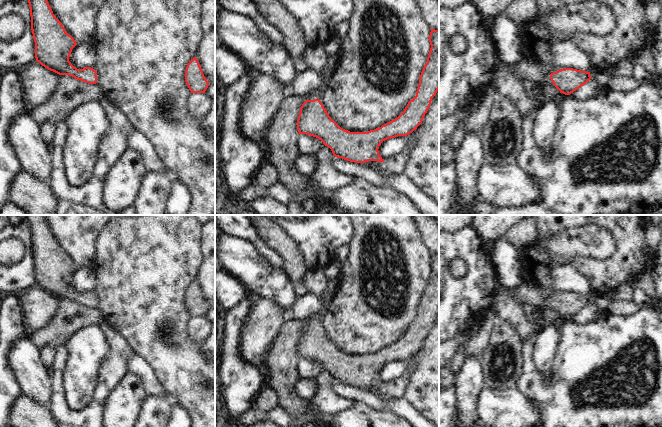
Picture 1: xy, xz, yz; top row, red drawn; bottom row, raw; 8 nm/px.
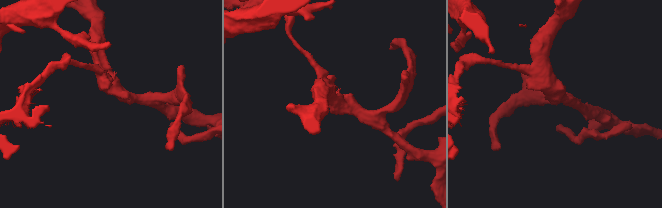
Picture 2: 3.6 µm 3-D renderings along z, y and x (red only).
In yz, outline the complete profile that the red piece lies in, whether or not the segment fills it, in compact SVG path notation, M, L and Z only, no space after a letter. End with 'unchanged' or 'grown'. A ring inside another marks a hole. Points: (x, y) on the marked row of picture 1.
M496 58L495 66L497 72L505 70L522 82L532 81L539 85L554 85L565 95L570 95L591 79L590 72L573 68L560 69L548 75L542 67L526 58L513 66Z | grown

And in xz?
M431 29L429 42L431 48L419 77L416 96L397 118L368 132L350 132L341 128L324 108L323 93L338 60L337 54L328 54L325 68L320 73L319 87L301 97L304 103L297 119L299 134L318 138L337 158L355 163L384 162L378 151L381 143L389 138L407 136L416 130L439 90L439 30Z | grown

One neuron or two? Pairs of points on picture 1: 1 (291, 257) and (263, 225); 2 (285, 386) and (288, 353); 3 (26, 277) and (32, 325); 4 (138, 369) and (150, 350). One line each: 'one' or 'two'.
1: one
2: one
3: two
4: two

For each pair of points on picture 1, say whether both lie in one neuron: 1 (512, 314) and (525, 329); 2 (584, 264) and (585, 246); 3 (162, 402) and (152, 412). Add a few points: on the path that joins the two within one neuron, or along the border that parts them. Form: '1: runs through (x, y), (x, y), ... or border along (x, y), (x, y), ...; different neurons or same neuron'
1: runs through (516, 318), (523, 325); same neuron
2: border along (607, 258), (604, 260), (576, 258), (570, 264); different neurons
3: runs through (160, 404), (154, 410); same neuron

